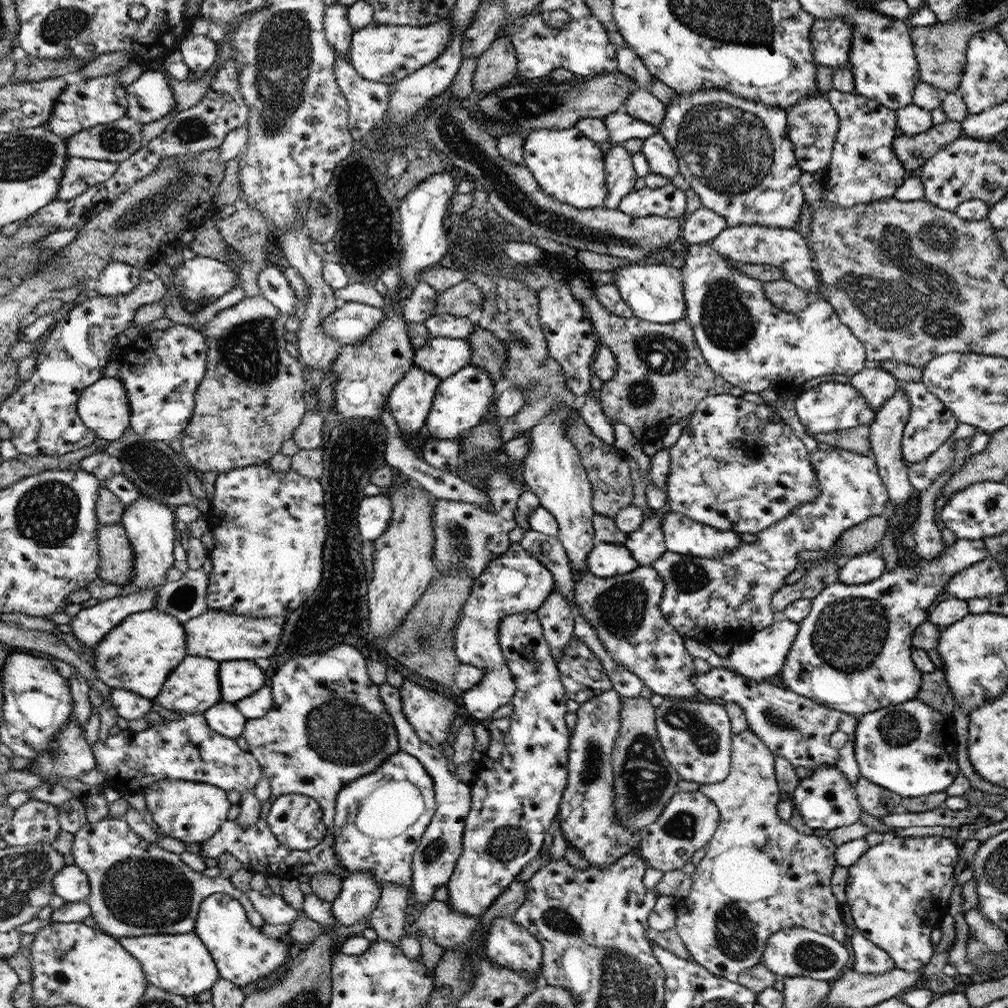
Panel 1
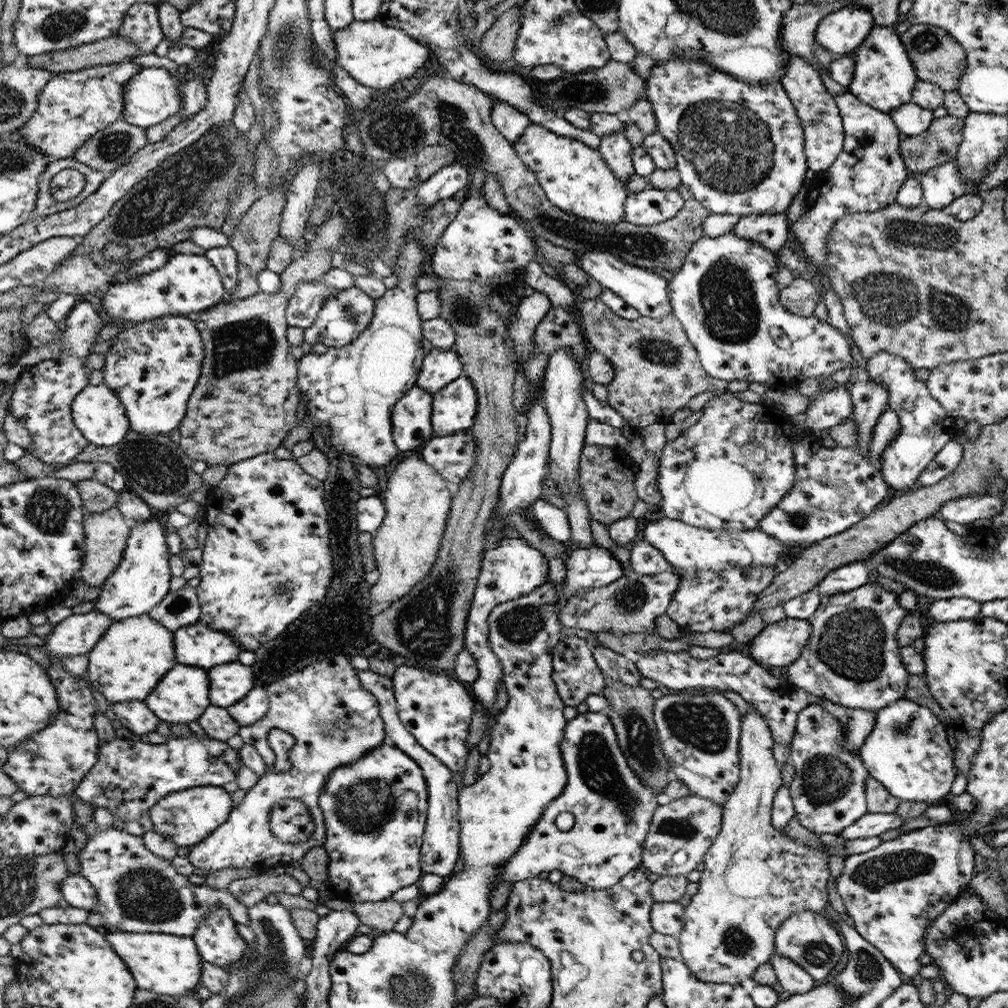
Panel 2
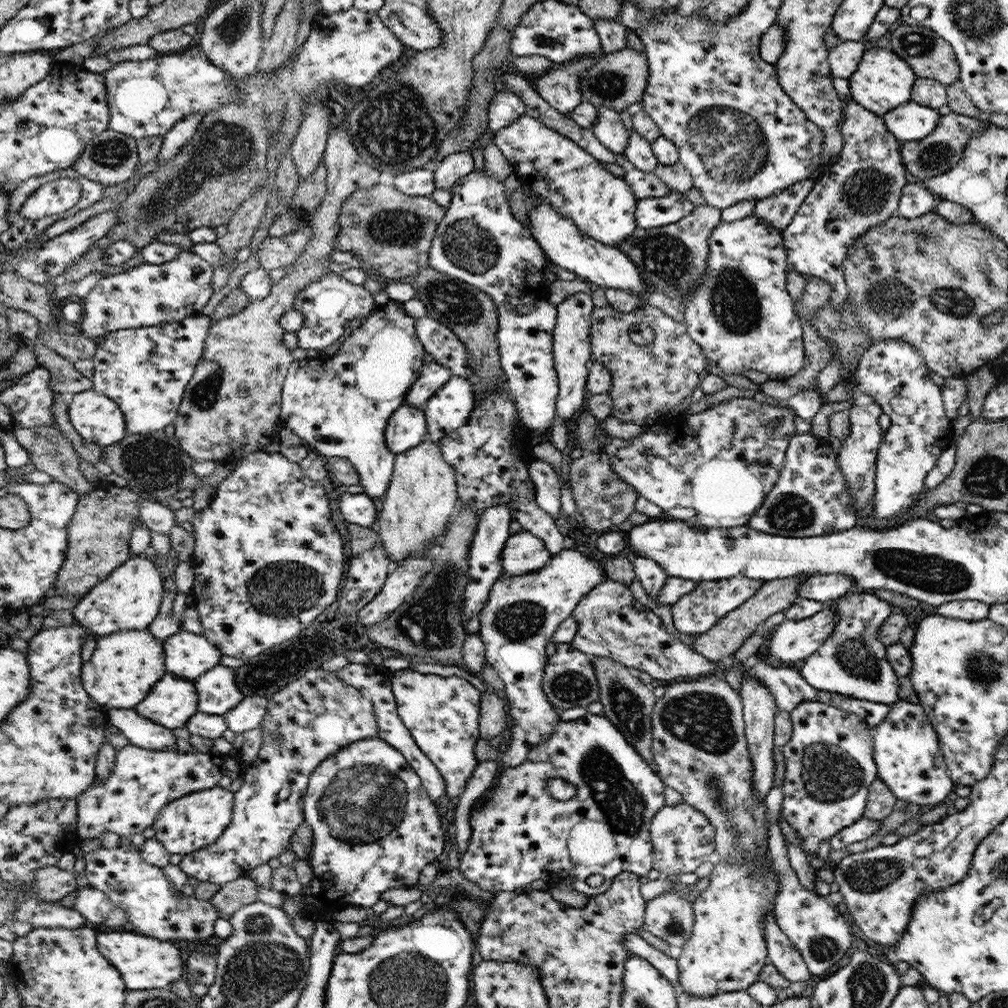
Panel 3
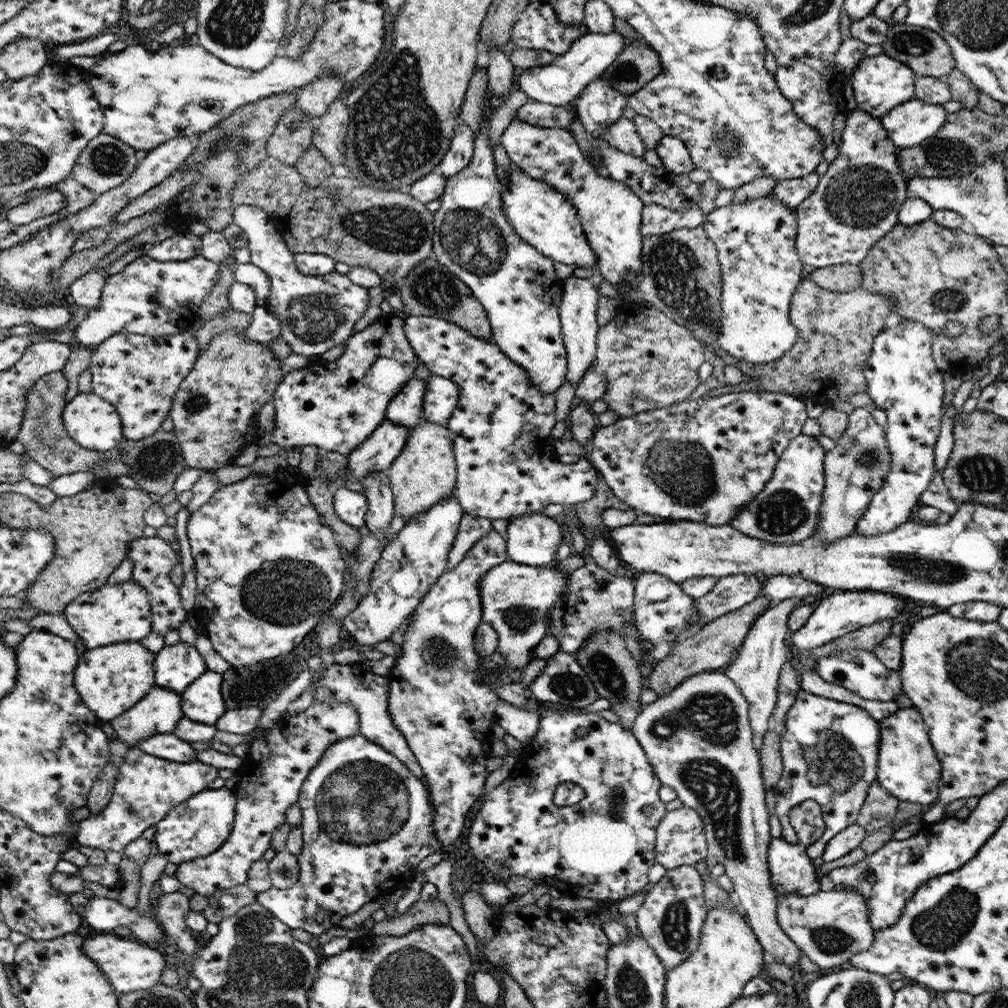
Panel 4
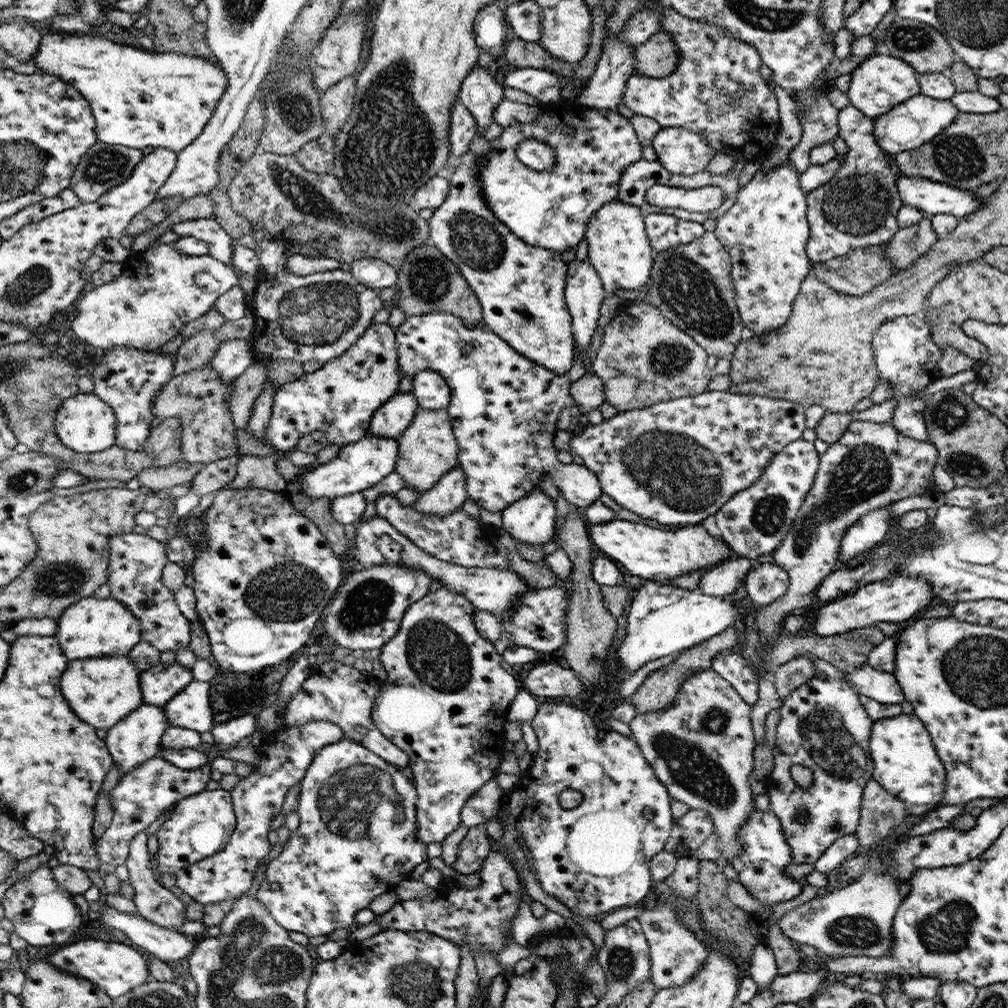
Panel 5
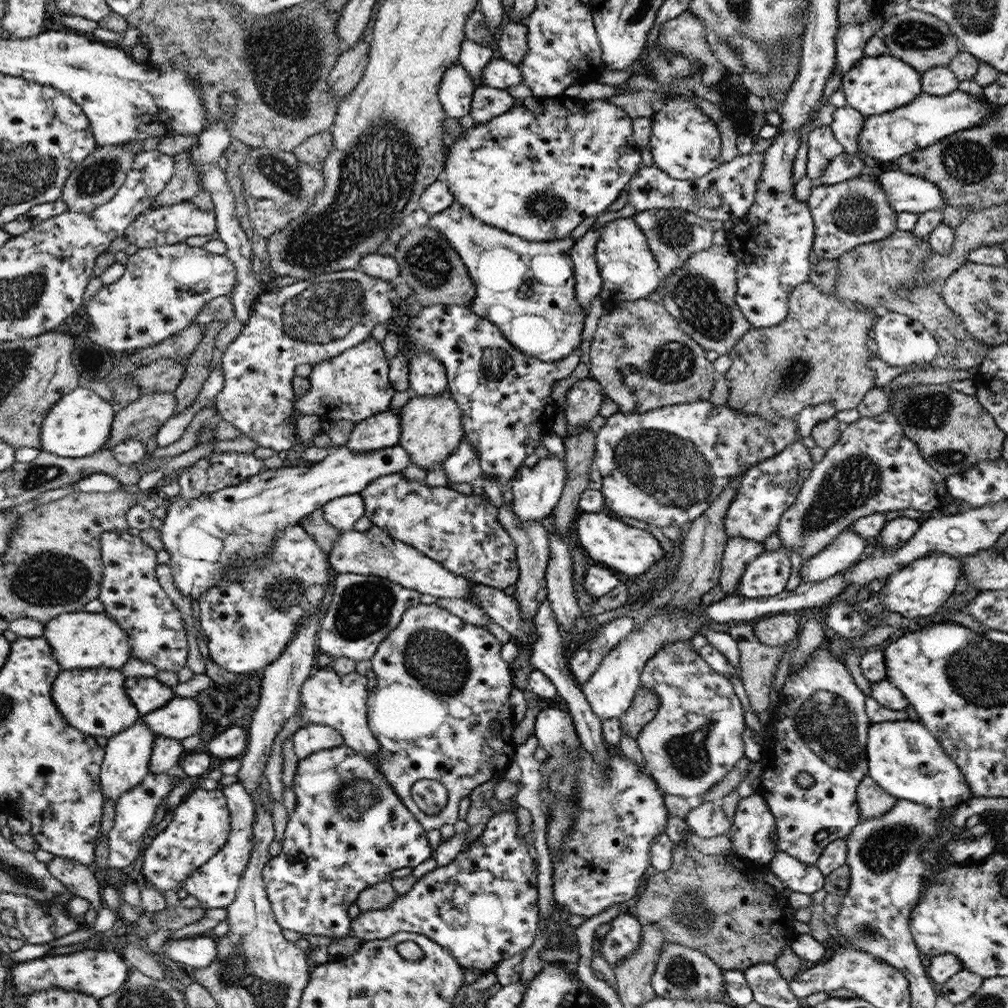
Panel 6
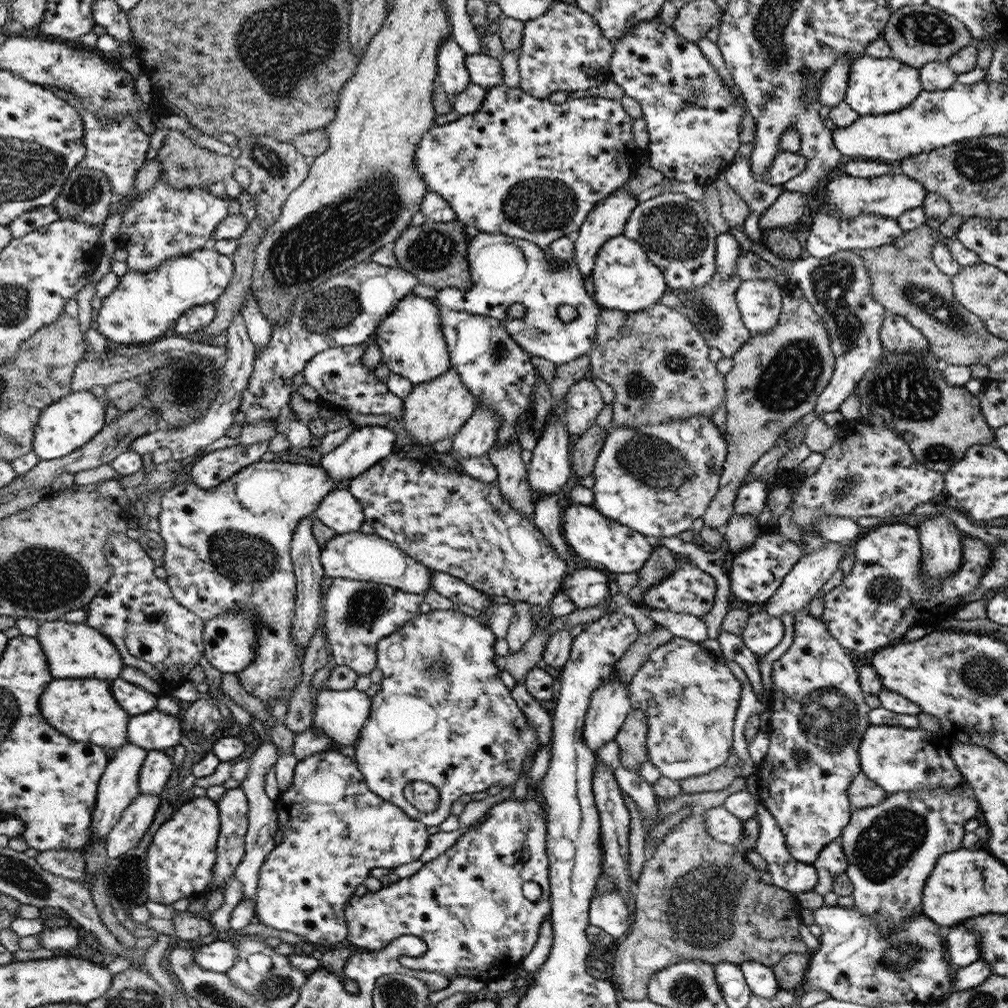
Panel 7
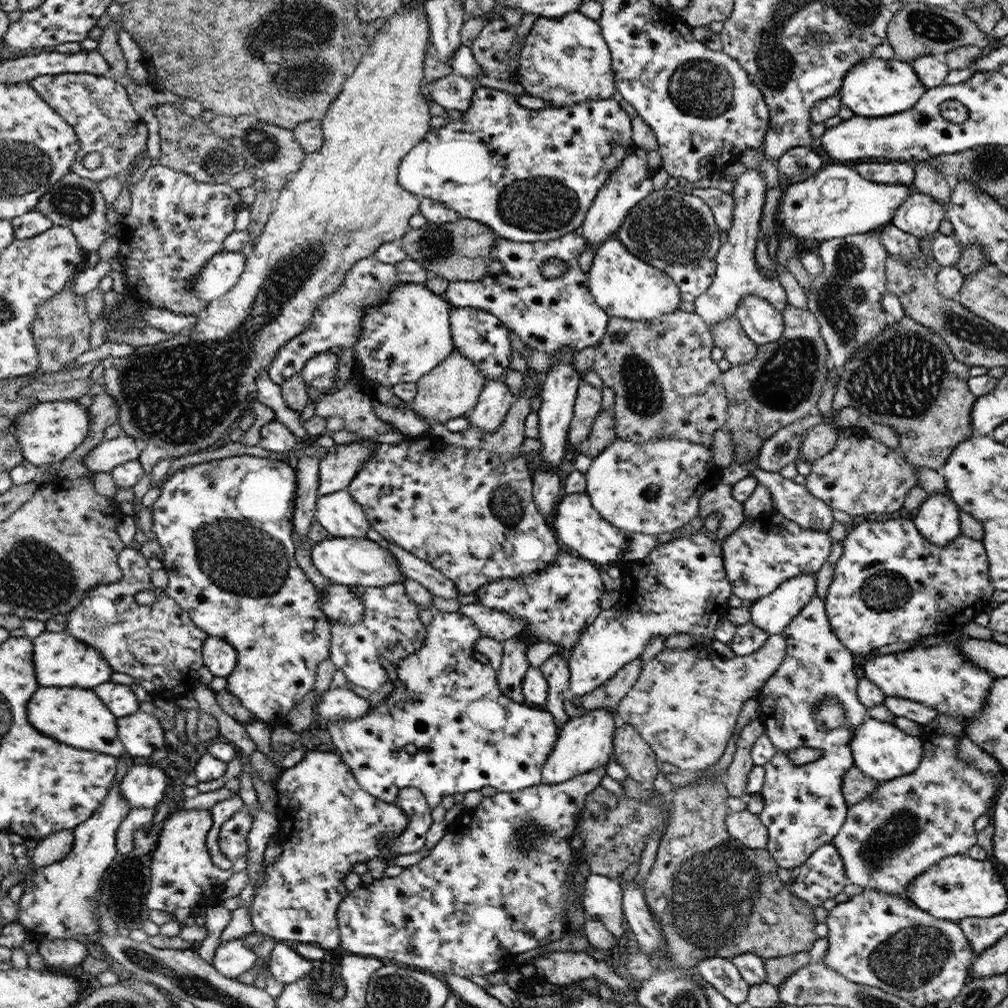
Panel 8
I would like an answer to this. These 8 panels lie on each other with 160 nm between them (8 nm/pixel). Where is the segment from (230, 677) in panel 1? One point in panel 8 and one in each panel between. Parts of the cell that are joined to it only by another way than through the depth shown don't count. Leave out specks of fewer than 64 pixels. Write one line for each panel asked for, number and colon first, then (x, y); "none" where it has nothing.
2: (231, 682)
3: (218, 693)
4: (203, 702)
5: (191, 709)
6: (180, 717)
7: (155, 730)
8: (141, 733)

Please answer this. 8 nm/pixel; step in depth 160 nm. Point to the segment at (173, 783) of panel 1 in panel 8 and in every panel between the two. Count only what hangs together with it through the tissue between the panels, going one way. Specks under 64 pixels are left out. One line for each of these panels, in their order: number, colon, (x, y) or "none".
2: (186, 818)
3: (193, 822)
4: (197, 827)
5: (199, 826)
6: (200, 825)
7: (181, 859)
8: (182, 875)

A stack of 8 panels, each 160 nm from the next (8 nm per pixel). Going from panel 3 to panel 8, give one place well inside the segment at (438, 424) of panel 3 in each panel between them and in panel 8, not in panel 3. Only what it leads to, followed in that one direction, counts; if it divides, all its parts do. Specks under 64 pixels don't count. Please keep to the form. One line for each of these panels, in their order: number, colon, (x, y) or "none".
4: (442, 397)
5: (430, 388)
6: (427, 375)
7: (411, 340)
8: (403, 338)

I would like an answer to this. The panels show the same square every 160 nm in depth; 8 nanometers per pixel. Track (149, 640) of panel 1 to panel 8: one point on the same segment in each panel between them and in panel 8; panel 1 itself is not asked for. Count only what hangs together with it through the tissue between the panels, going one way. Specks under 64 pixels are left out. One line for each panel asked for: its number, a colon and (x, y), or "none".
2: (134, 654)
3: (124, 666)
4: (111, 679)
5: (103, 690)
6: (94, 700)
7: (85, 709)
8: (78, 718)

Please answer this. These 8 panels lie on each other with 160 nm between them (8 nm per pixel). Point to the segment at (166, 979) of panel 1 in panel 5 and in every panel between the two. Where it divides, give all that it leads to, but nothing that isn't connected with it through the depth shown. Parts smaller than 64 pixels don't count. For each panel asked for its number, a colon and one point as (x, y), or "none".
2: (167, 964)
3: (145, 963)
4: (131, 966)
5: (114, 967)

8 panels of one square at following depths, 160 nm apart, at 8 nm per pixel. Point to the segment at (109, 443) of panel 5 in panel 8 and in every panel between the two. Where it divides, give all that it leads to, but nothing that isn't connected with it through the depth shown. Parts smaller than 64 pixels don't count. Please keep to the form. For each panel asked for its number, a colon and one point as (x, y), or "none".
6: (81, 423)
7: (68, 425)
8: (49, 432)

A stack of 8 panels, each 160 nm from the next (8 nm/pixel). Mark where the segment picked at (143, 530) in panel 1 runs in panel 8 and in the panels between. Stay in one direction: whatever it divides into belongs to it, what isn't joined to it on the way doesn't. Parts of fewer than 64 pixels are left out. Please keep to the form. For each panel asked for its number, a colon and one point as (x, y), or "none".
2: (141, 581)
3: (129, 599)
4: (121, 613)
5: (93, 627)
6: (83, 639)
7: (73, 650)
8: (61, 660)

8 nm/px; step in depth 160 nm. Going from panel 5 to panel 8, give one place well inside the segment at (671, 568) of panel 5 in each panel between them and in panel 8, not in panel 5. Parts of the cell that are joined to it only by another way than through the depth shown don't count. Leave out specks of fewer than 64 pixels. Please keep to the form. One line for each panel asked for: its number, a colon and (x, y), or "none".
6: (623, 548)
7: (593, 536)
8: (577, 523)

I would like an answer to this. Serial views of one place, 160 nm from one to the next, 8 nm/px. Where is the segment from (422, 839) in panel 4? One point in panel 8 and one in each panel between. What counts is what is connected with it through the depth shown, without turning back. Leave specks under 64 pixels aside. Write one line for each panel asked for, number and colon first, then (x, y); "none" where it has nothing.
5: (357, 837)
6: (349, 829)
7: (338, 830)
8: (328, 822)

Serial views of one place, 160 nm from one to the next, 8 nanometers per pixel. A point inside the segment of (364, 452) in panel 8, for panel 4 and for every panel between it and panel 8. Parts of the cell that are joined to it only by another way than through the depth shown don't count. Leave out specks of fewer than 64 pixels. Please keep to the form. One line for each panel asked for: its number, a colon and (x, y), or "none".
4: (407, 408)
5: (391, 421)
6: (384, 430)
7: (368, 445)

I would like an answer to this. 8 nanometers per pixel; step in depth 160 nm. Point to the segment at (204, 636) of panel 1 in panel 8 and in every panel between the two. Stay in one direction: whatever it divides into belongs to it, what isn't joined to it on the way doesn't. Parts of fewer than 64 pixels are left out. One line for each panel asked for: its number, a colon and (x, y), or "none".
2: (197, 644)
3: (188, 655)
4: (177, 667)
5: (162, 683)
6: (148, 694)
7: (135, 700)
8: (120, 699)

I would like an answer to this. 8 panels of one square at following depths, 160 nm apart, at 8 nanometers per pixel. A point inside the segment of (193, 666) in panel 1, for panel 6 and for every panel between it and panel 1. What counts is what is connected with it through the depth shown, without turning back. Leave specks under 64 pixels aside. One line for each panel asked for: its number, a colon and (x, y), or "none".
2: (183, 697)
3: (173, 703)
4: (160, 713)
5: (136, 739)
6: (127, 763)

